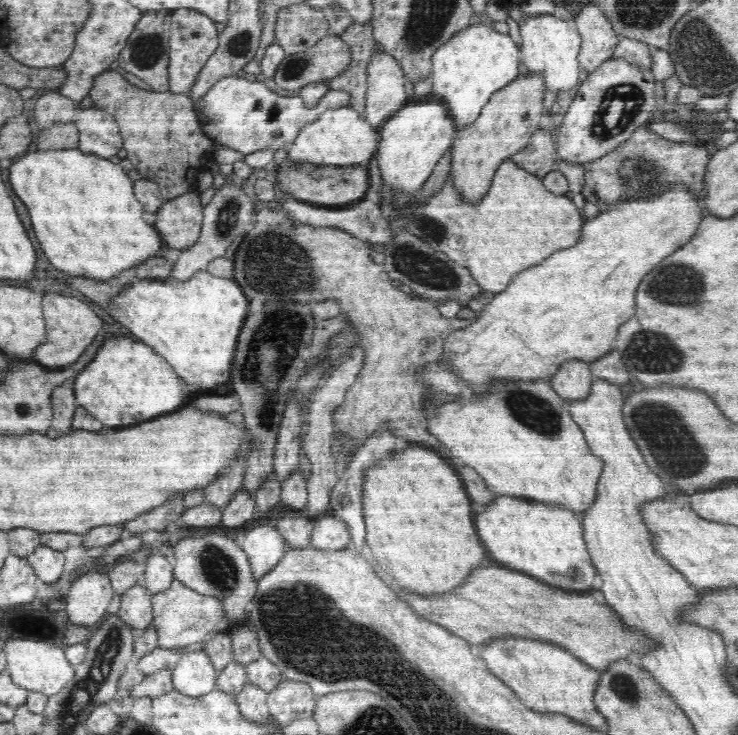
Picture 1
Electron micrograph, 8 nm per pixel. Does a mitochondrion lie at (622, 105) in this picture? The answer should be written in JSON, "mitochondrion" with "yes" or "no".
{"mitochondrion":"yes"}

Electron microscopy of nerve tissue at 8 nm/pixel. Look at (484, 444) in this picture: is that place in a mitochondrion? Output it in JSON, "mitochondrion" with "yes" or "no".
{"mitochondrion":"no"}

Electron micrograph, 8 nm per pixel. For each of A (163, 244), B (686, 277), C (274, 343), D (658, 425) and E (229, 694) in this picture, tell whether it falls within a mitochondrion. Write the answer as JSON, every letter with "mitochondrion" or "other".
{"A":"other","B":"mitochondrion","C":"mitochondrion","D":"mitochondrion","E":"other"}

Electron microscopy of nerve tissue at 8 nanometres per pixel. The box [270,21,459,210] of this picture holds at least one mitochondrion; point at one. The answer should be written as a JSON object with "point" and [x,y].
{"point":[292,68]}

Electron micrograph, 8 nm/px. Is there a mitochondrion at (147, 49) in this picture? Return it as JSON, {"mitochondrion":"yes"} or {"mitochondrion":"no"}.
{"mitochondrion":"yes"}

